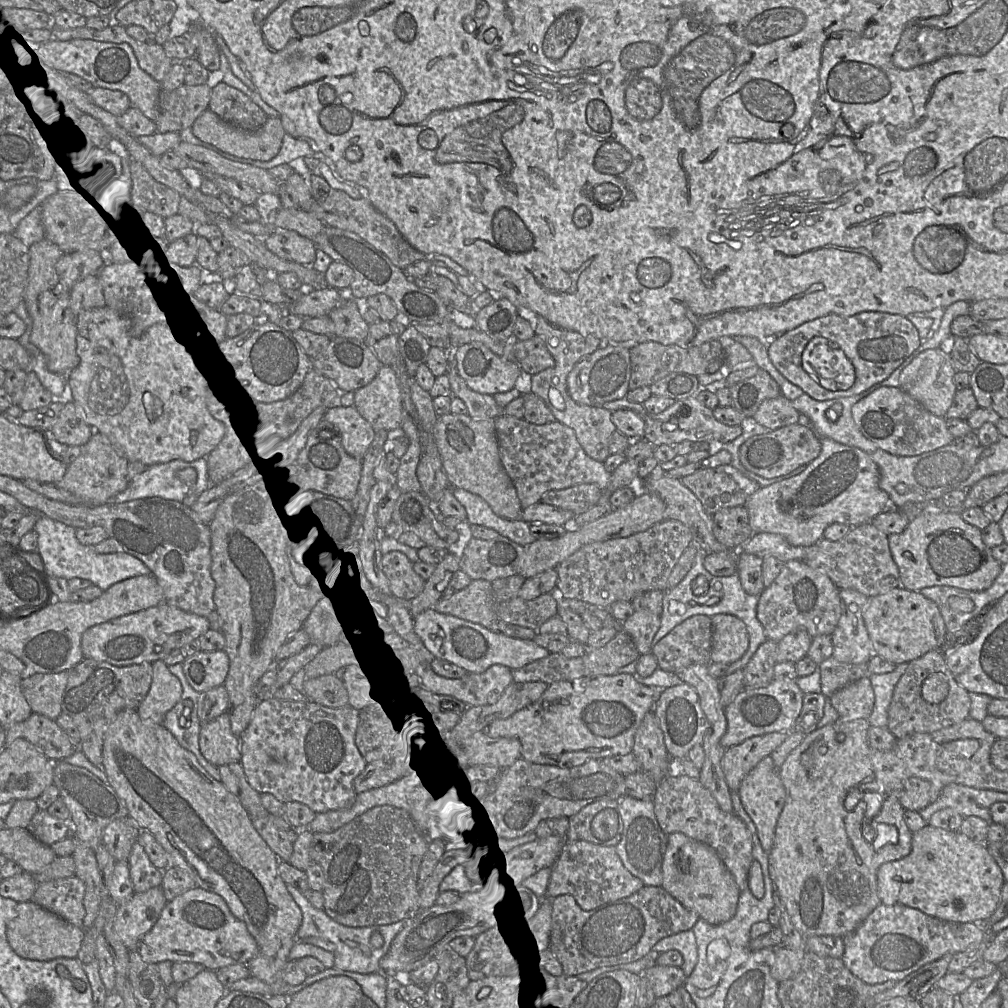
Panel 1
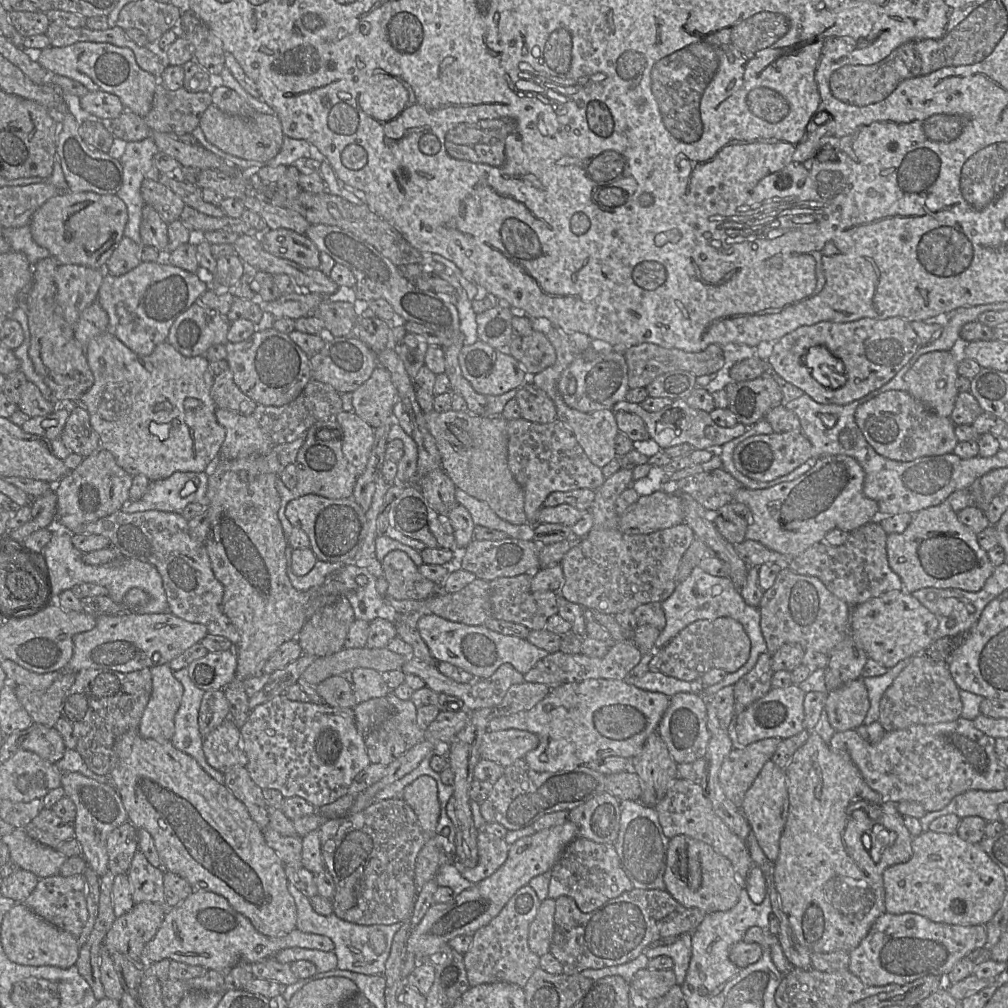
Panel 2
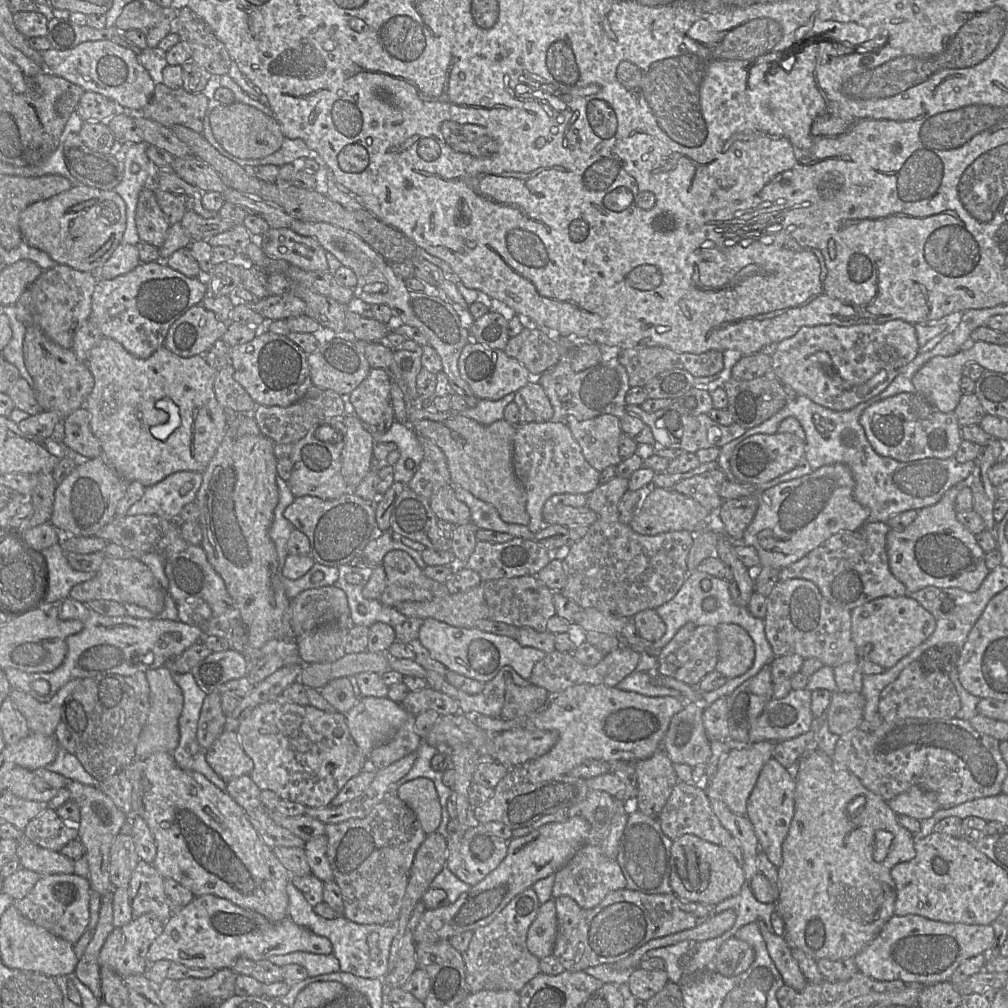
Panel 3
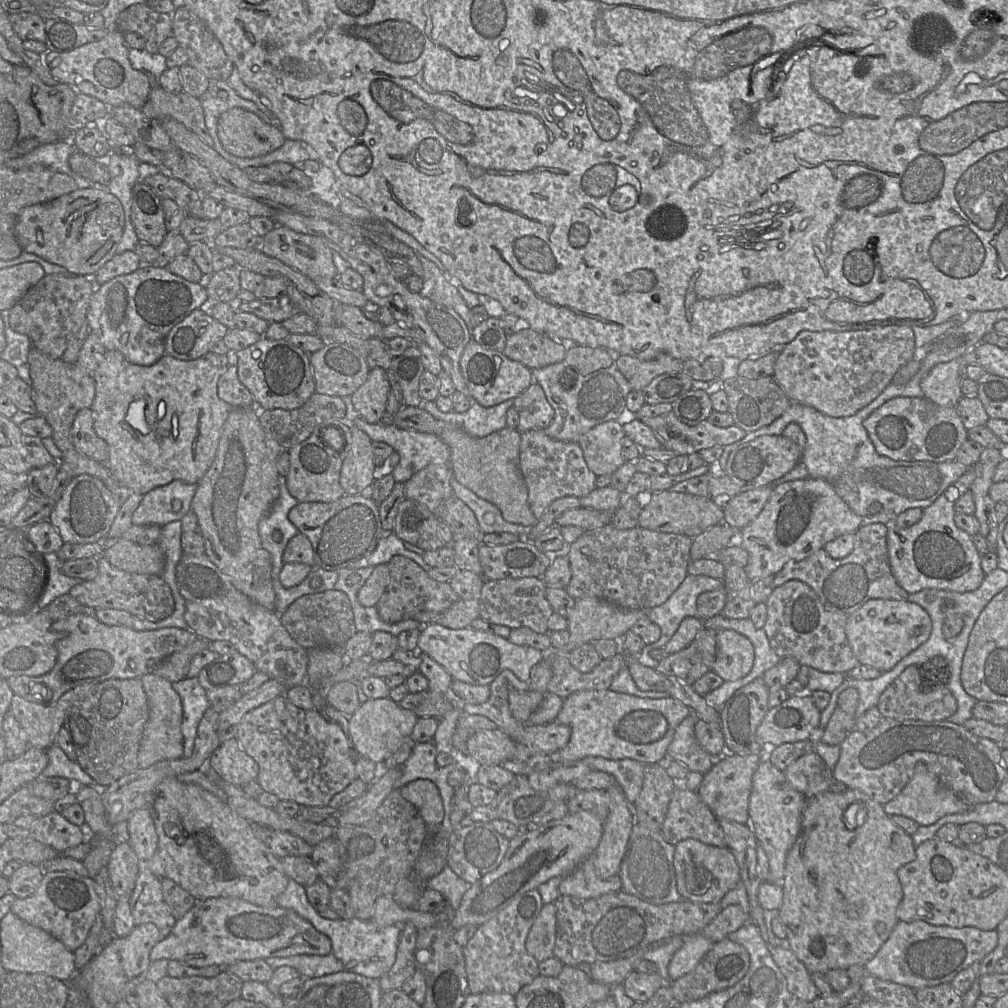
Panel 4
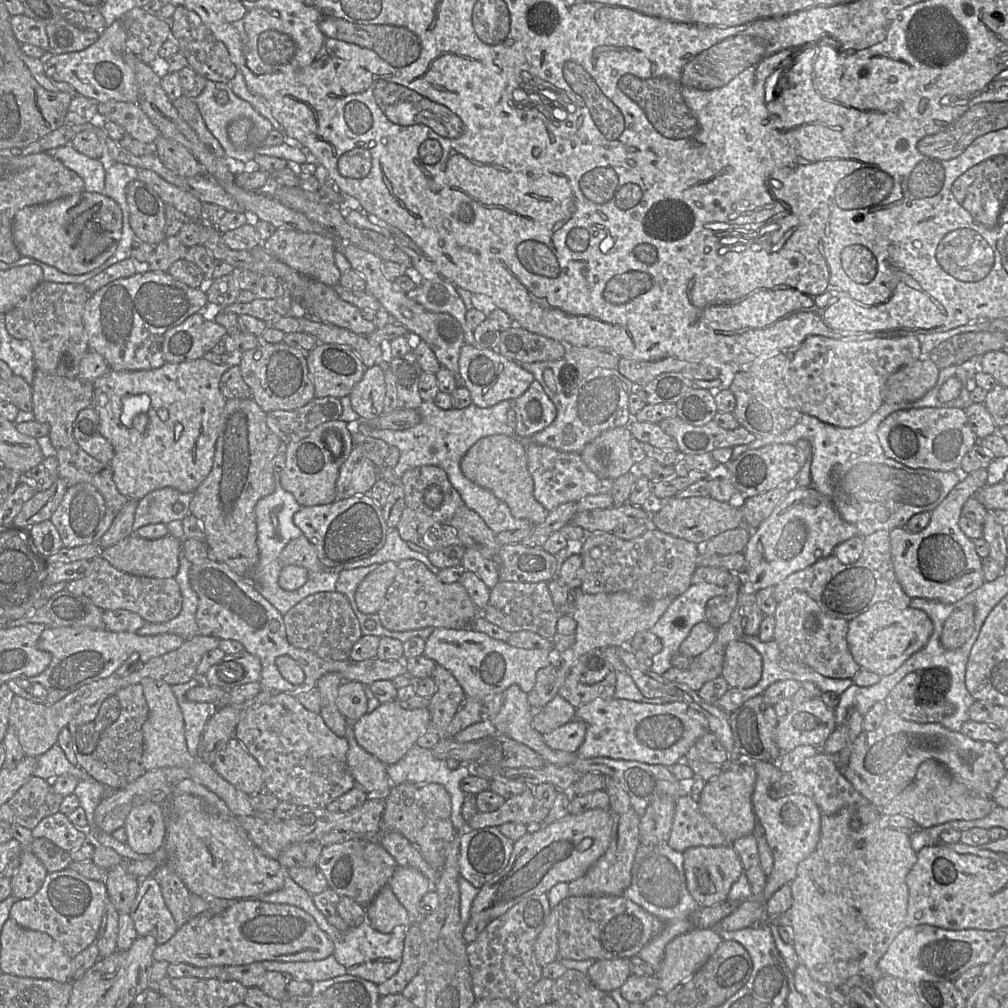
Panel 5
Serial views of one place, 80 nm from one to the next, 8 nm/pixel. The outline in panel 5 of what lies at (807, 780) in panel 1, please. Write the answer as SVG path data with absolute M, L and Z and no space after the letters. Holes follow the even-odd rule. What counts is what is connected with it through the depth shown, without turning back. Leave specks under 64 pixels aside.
M871 803L855 804L844 807L832 815L822 815L820 819L820 833L818 842L814 850L805 857L797 866L796 874L789 886L791 889L792 902L788 910L784 913L769 917L766 923L761 925L777 924L788 927L792 934L791 944L799 958L799 964L803 964L810 976L828 986L837 987L853 976L860 976L870 982L875 982L883 974L878 968L878 962L888 949L893 939L905 928L908 906L908 888L906 876L917 862L917 853L912 849L910 842L910 832L888 826L884 816L880 812L880 807L875 807ZM852 818L860 820L859 828L852 828L850 825Z

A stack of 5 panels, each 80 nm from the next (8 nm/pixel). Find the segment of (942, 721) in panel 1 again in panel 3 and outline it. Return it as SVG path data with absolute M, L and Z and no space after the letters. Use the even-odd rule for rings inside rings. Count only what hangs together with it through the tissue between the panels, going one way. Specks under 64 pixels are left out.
M915 660L882 690L878 712L883 721L892 722L907 718L952 719L960 708L960 698L948 674L943 672L924 672L918 661Z

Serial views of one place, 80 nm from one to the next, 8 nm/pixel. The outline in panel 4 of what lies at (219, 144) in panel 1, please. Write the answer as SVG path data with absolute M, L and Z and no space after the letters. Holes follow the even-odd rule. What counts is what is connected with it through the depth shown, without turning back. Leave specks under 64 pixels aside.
M232 108L220 115L217 134L223 148L240 158L266 155L280 148L286 141L280 128L263 122L257 115L242 108Z

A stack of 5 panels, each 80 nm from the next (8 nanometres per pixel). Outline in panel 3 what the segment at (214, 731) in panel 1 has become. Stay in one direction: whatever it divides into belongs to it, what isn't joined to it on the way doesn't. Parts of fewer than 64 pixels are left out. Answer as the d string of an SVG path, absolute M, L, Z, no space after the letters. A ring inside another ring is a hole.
M224 730L206 750L206 760L226 782L242 775L250 775L254 763L241 746L236 731Z

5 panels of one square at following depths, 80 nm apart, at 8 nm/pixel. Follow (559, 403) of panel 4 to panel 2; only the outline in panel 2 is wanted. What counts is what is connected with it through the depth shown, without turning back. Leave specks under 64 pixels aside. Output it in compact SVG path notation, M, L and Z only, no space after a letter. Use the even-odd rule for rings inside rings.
M591 347L577 357L562 373L558 381L558 391L564 402L571 408L583 413L597 410L612 410L613 406L625 399L628 386L628 366L621 350L595 351Z

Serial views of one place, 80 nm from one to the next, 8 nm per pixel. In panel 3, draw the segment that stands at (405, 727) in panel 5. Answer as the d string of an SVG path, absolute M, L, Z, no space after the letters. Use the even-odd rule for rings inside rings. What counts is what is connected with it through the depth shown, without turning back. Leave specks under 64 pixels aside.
M362 697L346 713L346 722L357 746L367 756L373 748L389 741L409 713L386 697Z

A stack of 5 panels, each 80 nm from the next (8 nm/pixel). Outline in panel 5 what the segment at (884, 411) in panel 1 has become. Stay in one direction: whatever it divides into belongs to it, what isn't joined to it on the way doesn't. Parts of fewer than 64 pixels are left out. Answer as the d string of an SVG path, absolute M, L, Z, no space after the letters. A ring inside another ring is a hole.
M924 407L902 409L886 417L877 429L884 454L908 467L933 471L957 471L962 458L977 443L963 409Z

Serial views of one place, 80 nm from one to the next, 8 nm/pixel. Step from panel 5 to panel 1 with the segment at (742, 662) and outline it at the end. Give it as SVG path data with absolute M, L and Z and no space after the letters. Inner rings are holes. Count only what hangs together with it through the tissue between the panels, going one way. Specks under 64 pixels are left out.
M717 614L711 618L711 662L731 664L739 660L747 651L750 642L745 623L731 614Z

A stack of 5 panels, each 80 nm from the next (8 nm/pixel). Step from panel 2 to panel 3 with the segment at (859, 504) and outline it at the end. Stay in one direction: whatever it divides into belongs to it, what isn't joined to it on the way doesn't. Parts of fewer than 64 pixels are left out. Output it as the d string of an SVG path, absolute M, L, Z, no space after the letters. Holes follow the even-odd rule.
M835 463L764 491L756 490L751 483L726 480L719 495L723 500L757 496L758 510L741 542L756 549L761 567L783 569L823 545L832 535L840 531L854 532L868 522L870 509L855 499L854 488L855 480L849 467Z

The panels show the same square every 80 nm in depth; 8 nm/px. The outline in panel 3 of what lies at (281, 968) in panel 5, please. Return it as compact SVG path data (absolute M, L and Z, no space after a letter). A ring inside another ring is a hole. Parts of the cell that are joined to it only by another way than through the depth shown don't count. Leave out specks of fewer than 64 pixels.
M296 951L283 955L274 955L269 957L268 960L279 967L287 964L298 964L307 970L309 977L340 970L339 961L333 953L315 954Z

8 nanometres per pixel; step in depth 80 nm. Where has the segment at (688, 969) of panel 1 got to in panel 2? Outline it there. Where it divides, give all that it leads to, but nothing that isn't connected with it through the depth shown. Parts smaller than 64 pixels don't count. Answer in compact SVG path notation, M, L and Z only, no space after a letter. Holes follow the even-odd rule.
M691 934L681 935L671 943L663 943L655 947L649 947L644 953L649 960L658 956L669 956L674 962L672 970L676 976L676 984L682 985L692 955Z

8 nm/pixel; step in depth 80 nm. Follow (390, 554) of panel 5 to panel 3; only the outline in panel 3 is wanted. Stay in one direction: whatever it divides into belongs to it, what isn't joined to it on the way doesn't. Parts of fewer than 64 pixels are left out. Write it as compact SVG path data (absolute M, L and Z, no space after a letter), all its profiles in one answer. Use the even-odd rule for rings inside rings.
M381 531L381 535L372 539L364 549L362 558L366 561L367 565L370 565L370 567L381 565L384 556L389 551L401 550L408 553L422 570L427 567L421 553L394 539L389 531Z

